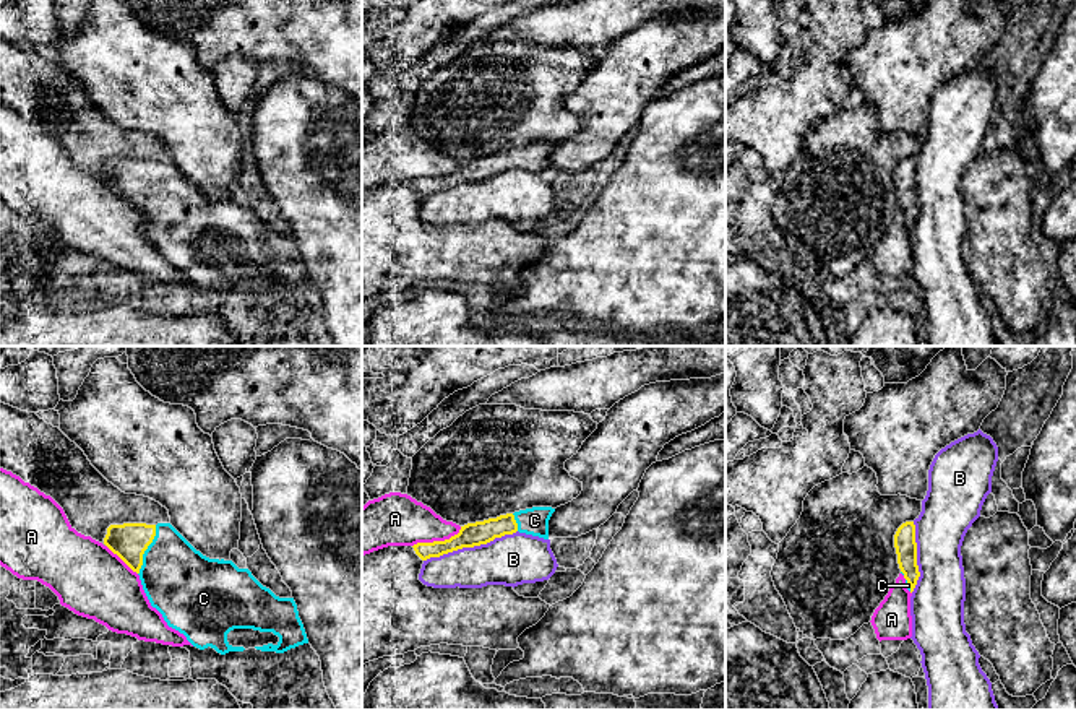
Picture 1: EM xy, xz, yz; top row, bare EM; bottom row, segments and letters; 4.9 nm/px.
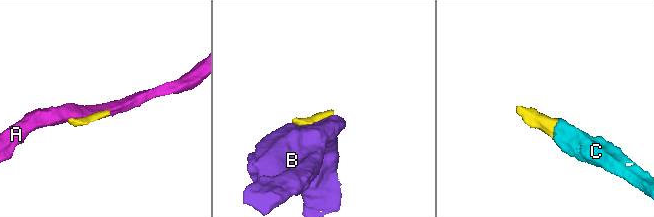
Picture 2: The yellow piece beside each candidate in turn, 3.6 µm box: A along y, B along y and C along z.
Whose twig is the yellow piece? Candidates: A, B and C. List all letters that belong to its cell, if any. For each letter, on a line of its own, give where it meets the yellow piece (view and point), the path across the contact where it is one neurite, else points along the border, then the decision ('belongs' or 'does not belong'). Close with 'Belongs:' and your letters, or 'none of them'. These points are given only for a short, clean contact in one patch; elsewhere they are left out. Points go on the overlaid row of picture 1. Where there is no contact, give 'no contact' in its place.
A: meets yellow in xz at (437, 541); does not belong
B: meets yellow in xz at (469, 546); does not belong
C: meets yellow in xy at (146, 548); runs through xy (129, 541), (146, 548), (182, 584); belongs
Belongs: C

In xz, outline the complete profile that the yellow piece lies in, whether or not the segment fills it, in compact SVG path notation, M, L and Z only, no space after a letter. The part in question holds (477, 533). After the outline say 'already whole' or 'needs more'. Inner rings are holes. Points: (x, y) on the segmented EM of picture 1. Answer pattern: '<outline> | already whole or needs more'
M532 507L497 518L467 523L450 539L417 543L412 548L422 561L427 561L463 548L487 544L495 538L513 535L516 531L549 539L549 520L553 512L555 509L552 507Z | needs more

